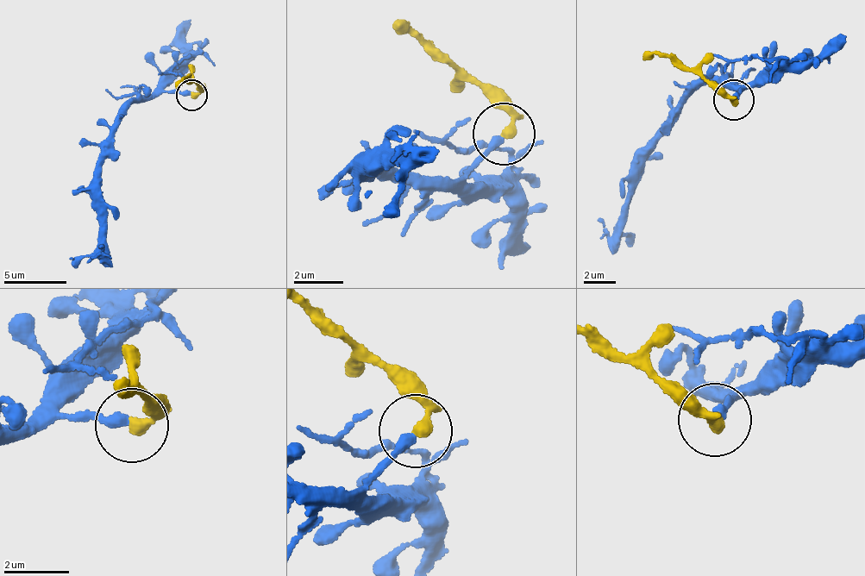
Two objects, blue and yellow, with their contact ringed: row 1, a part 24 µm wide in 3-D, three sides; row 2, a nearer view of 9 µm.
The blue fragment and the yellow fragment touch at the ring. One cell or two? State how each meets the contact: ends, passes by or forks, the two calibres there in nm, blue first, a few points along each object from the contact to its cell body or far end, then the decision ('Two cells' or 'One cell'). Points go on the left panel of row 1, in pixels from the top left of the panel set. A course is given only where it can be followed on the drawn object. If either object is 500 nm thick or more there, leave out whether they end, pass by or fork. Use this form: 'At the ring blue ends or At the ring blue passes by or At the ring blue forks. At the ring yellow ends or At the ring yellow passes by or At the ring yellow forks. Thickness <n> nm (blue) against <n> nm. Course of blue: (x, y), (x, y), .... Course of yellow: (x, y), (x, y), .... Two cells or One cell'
At the ring blue ends. At the ring yellow passes by. Thickness 320 nm (blue) against 240 nm. Course of blue: (191, 94), (128, 101), (106, 148), (99, 176), (101, 209), (97, 248), (74, 259), (73, 257). Course of yellow: (191, 94), (200, 92), (184, 78), (177, 88). Two cells

